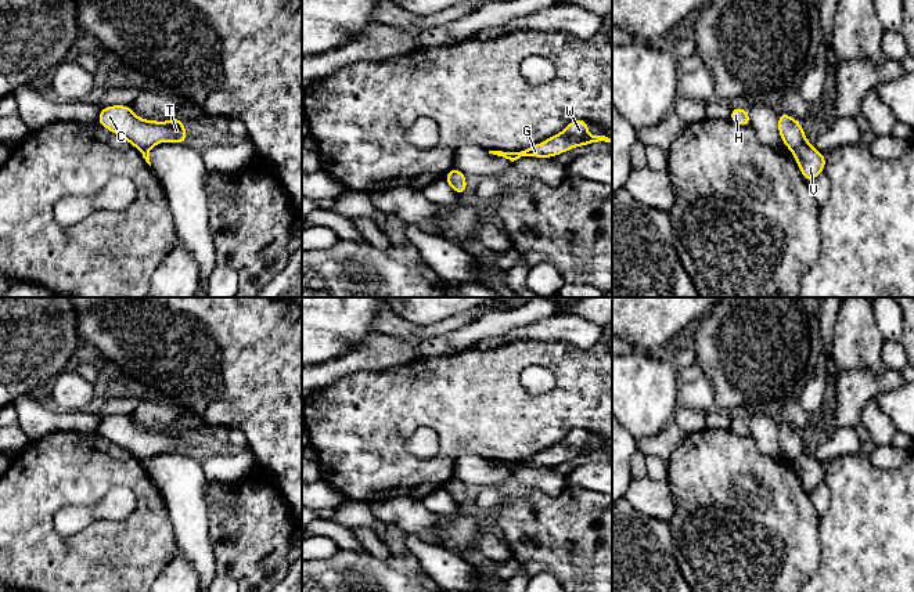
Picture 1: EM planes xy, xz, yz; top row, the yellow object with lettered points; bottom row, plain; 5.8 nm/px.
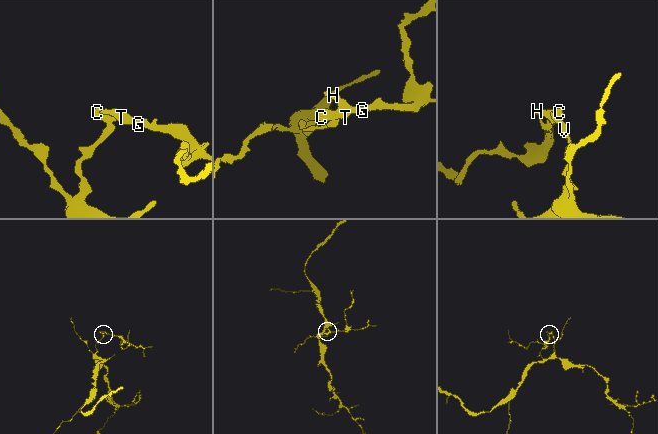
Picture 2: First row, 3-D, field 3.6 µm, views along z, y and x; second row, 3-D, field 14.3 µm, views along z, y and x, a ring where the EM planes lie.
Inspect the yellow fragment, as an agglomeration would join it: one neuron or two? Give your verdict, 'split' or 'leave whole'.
split

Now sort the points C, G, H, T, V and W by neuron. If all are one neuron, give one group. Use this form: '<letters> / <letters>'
C G H T W / V

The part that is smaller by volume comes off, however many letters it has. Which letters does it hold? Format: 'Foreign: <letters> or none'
Foreign: C, G, H, T, W

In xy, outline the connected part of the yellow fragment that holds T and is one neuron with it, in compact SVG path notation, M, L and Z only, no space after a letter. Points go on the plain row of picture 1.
M129 415L101 418L97 433L140 461L166 451L184 454L187 450L187 441L180 427L166 432L145 430L136 426Z

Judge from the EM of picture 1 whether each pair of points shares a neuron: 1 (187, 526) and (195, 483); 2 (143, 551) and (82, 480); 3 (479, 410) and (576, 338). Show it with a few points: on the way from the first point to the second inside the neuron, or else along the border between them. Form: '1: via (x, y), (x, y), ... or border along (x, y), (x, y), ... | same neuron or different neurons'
1: via (187, 515), (187, 494) | same neuron
2: via (143, 522), (143, 493), (128, 477), (111, 477) | same neuron
3: border along (536, 338), (580, 349), (597, 342) | different neurons

